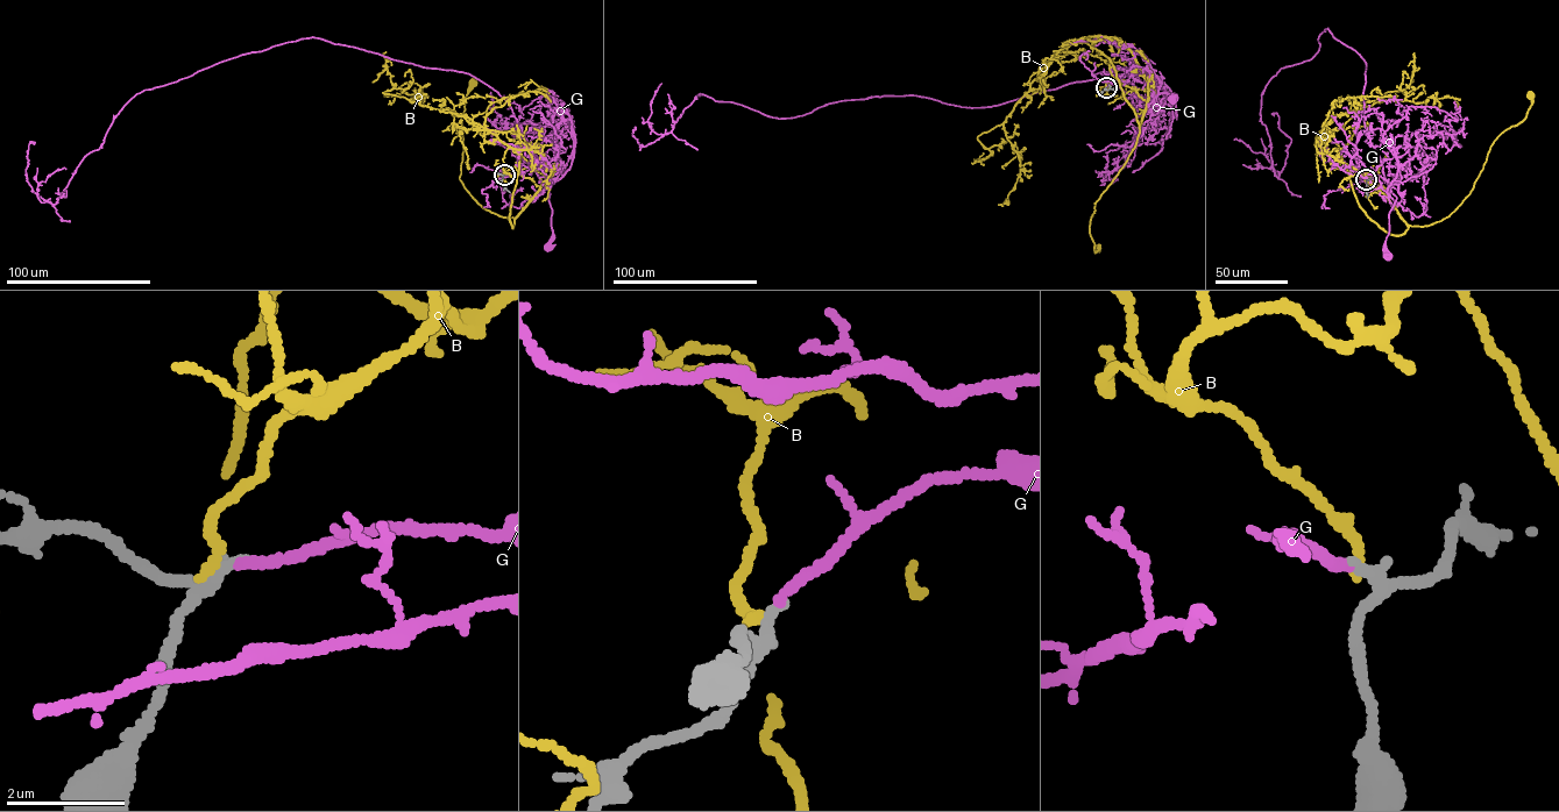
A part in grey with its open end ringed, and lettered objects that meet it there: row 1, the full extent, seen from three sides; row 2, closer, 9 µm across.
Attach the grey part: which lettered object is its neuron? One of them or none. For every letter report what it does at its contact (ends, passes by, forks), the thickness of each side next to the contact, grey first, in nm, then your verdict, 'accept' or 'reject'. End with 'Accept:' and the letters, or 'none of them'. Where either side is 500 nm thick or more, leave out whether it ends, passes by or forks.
B: it ends; calibres 200 and 180 nm; reject
G: it ends; calibres 170 and 150 nm; accept
Accept: G

